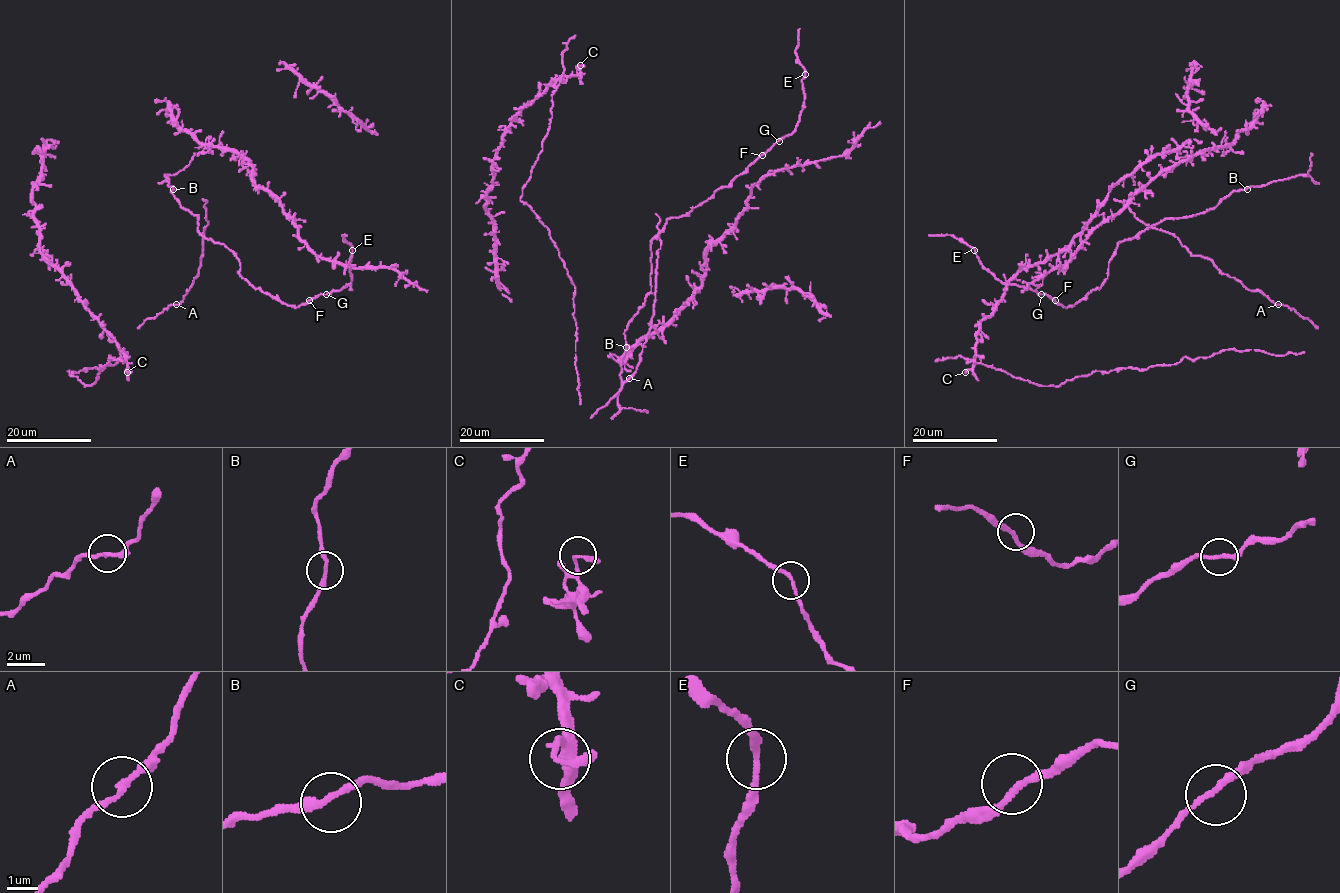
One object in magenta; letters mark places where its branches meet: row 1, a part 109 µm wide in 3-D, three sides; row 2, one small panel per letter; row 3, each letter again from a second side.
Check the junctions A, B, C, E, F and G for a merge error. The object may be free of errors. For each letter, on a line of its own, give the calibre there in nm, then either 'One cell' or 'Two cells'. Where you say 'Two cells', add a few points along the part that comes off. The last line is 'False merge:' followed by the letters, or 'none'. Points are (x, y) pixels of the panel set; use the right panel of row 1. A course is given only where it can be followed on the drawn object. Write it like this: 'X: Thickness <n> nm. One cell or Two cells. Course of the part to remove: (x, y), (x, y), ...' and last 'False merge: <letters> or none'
A: Thickness 200 nm. One cell
B: Thickness 240 nm. One cell
C: Thickness 200 nm. One cell
E: Thickness 200 nm. One cell
F: Thickness 190 nm. One cell
G: Thickness 200 nm. One cell
False merge: none

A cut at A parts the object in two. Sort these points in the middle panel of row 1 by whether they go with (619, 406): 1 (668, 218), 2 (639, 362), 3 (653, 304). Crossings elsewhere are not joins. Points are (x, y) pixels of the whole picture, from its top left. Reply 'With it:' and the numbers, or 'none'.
With it: 1

